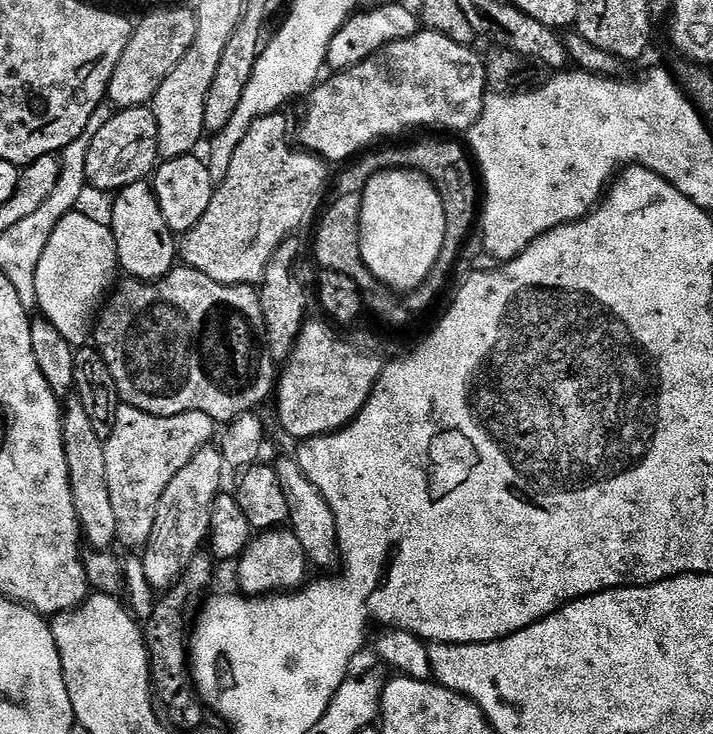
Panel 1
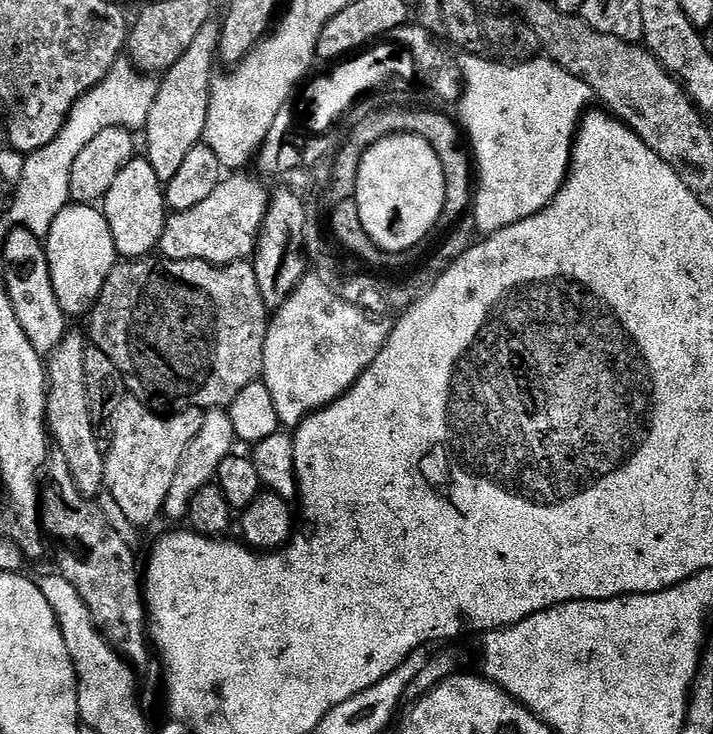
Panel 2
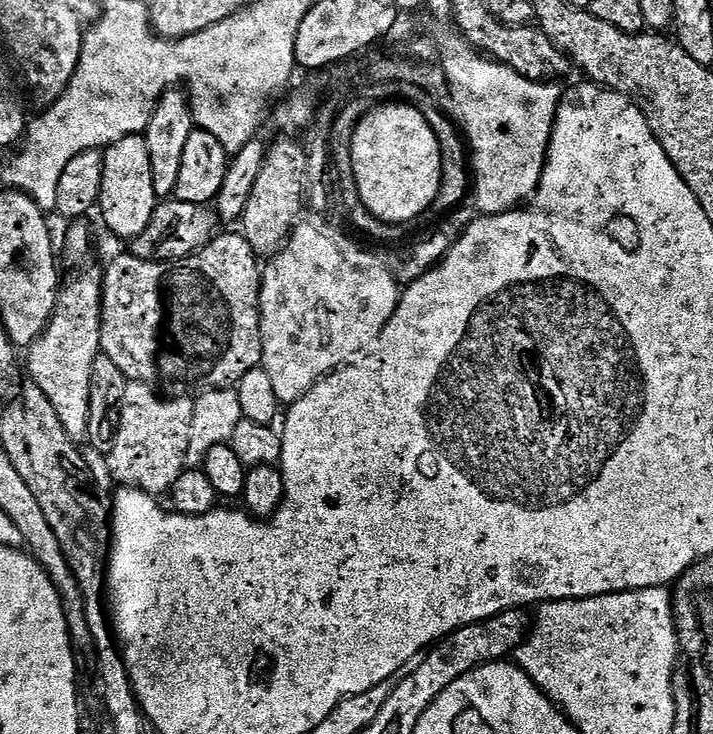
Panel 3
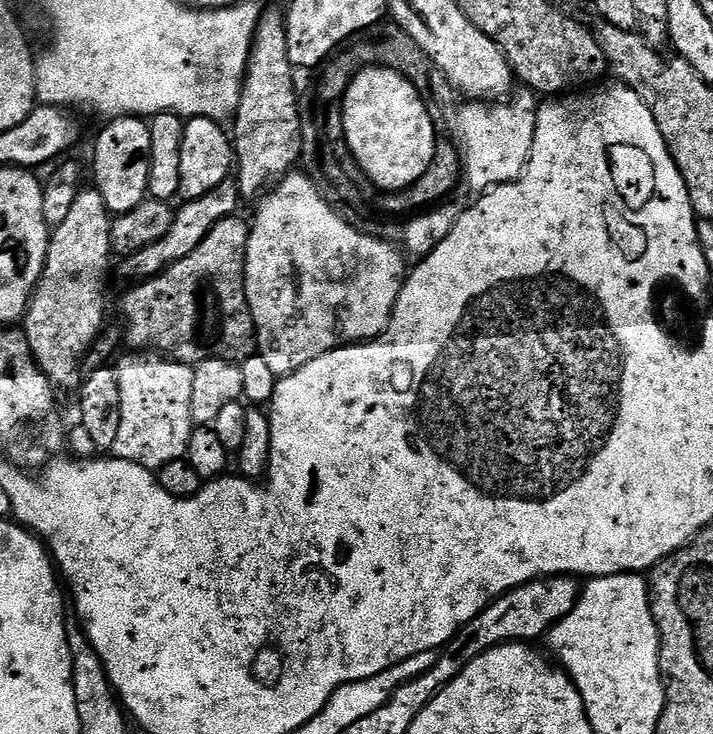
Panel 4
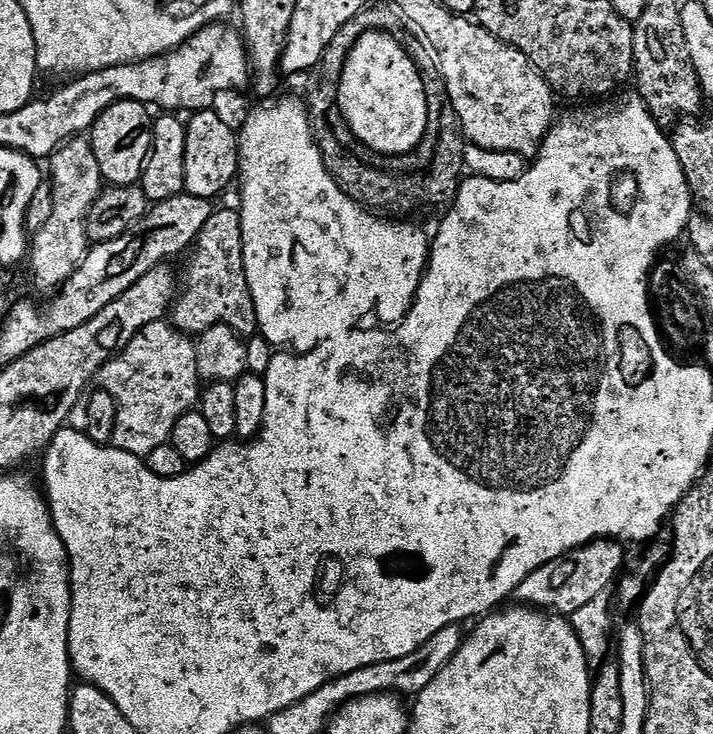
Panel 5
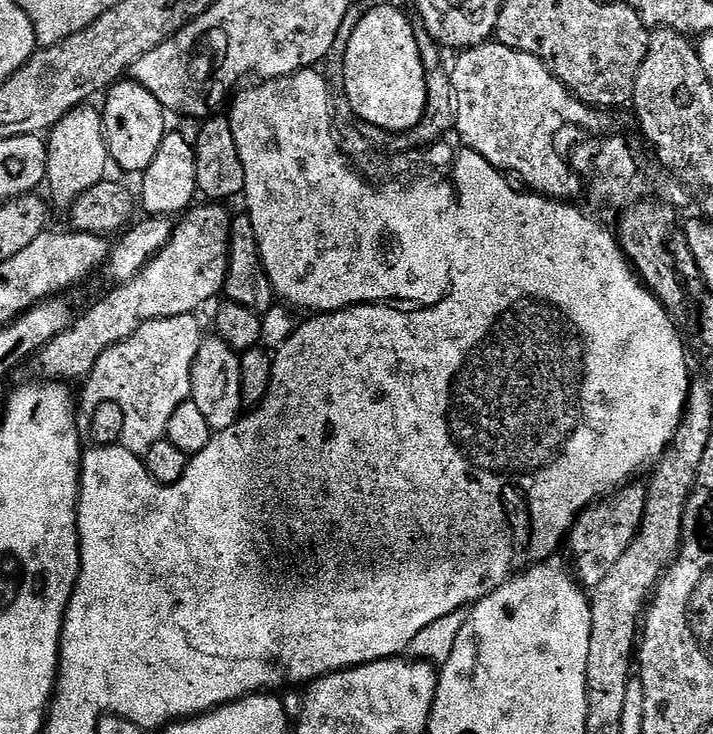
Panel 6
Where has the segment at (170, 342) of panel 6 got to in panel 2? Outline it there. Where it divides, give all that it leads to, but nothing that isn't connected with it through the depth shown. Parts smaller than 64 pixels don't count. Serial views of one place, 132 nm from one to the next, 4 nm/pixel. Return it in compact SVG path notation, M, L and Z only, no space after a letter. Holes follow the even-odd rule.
M126 398L122 406L118 406L116 419L110 425L112 445L106 448L104 458L104 488L112 495L117 510L130 523L152 524L161 519L179 463L202 430L204 415L198 408L175 414L157 414L135 398Z

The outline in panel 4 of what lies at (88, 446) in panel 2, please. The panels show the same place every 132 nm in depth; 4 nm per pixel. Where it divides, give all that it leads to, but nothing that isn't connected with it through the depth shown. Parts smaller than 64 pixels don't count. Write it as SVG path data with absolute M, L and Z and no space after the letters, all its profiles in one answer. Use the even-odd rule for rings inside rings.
M94 186L81 190L66 222L51 229L43 278L22 321L33 358L60 390L81 379L80 363L106 328L104 283L108 280L108 259L114 256L112 221L100 191Z

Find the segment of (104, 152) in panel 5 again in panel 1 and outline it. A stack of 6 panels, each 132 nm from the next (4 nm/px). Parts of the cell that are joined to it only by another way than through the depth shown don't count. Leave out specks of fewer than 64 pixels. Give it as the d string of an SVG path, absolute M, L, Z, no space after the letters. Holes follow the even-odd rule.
M141 182L121 188L113 200L116 201L112 204L110 227L117 244L119 267L128 271L125 273L134 280L160 280L177 263L178 240L170 226L166 226L166 218L162 218L162 210L151 183Z

